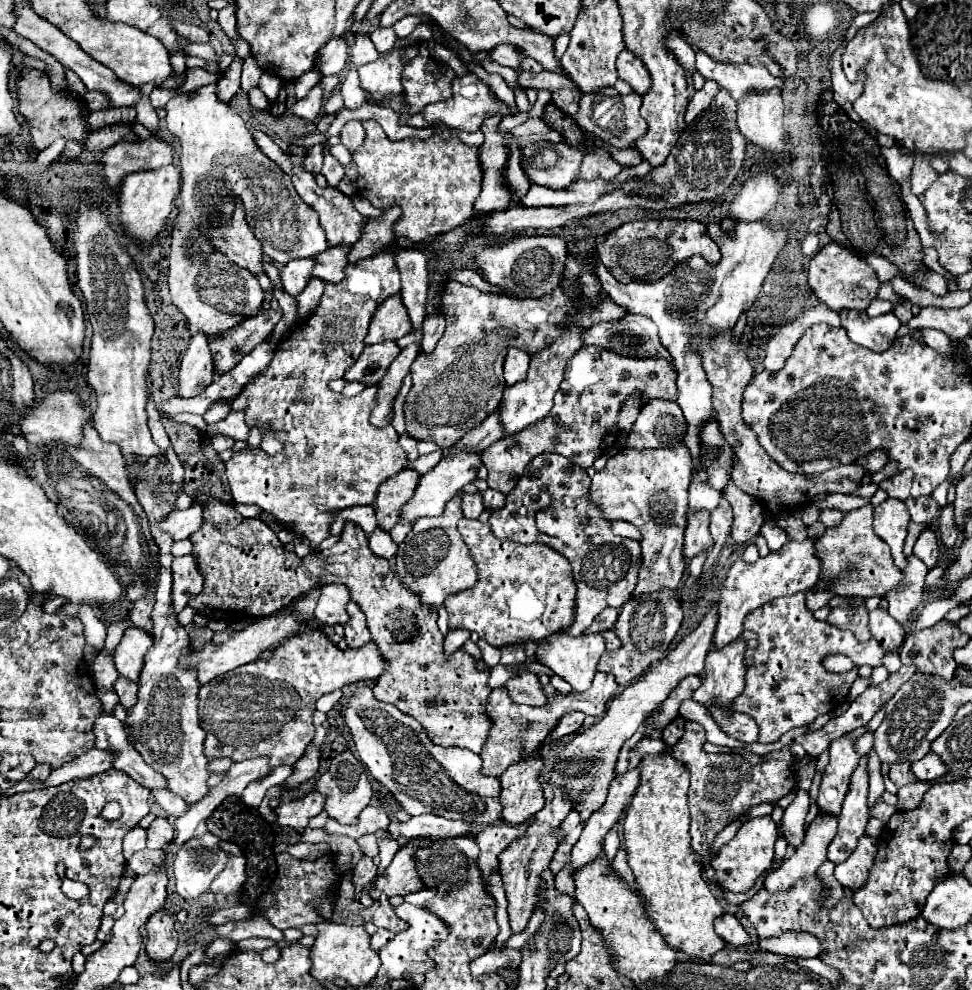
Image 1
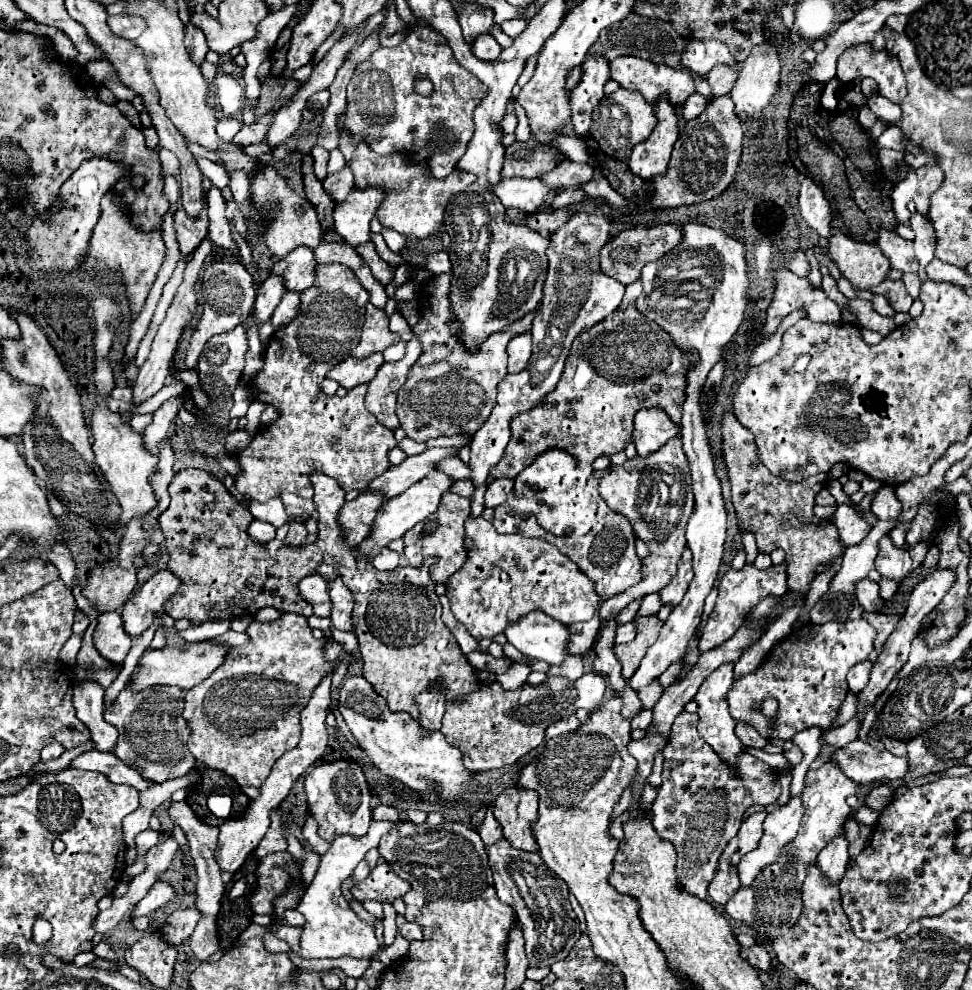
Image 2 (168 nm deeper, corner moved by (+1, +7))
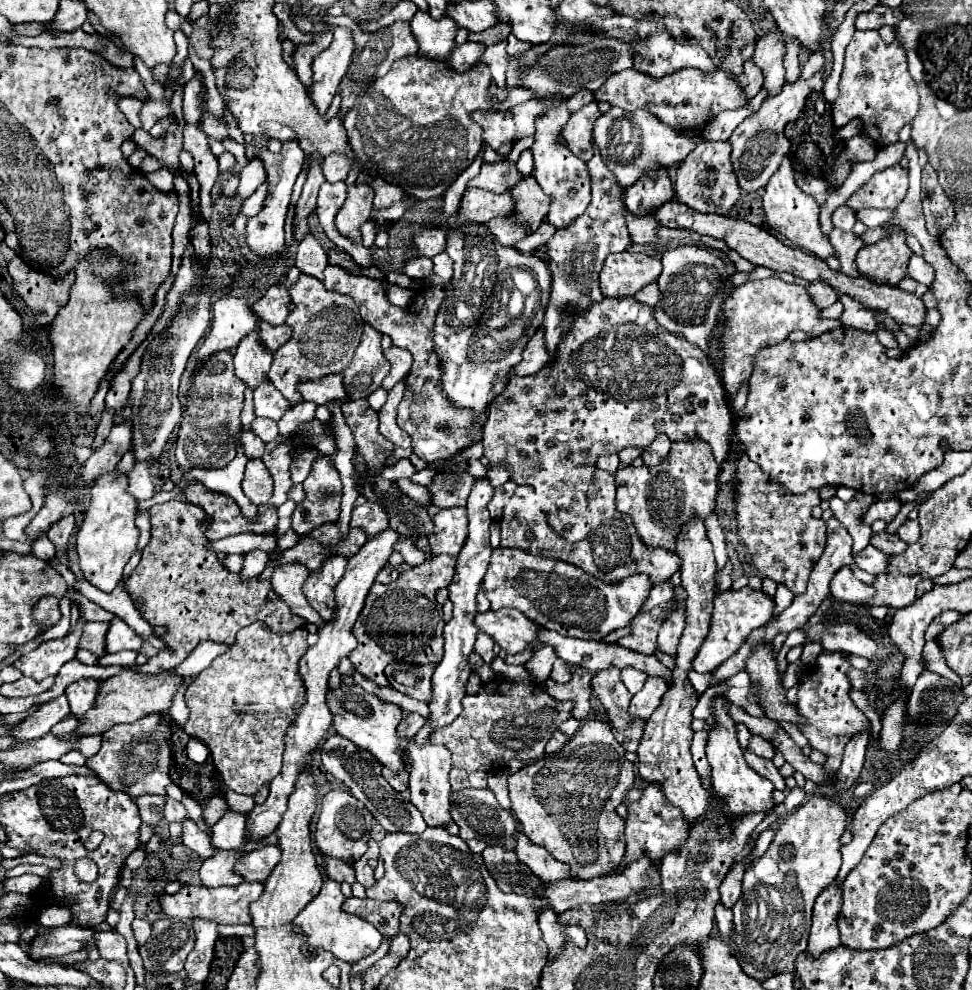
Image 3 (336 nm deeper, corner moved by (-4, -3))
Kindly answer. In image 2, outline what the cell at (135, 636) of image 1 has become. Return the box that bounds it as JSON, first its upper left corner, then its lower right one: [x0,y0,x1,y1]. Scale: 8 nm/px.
[93,611,131,663]

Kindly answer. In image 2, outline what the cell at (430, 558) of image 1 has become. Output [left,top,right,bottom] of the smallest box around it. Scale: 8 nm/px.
[403,491,469,583]

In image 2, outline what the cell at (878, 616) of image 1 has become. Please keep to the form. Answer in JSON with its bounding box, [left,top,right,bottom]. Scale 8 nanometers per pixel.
[855,579,885,613]

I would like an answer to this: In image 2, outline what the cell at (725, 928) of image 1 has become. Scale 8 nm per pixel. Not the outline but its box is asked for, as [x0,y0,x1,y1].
[747,945,771,971]

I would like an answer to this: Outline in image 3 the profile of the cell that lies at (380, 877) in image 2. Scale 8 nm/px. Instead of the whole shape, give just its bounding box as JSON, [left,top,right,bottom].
[342,897,402,939]

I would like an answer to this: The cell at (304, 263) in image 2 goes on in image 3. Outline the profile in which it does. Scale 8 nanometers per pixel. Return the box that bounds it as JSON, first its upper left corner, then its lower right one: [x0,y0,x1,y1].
[252,267,300,327]

